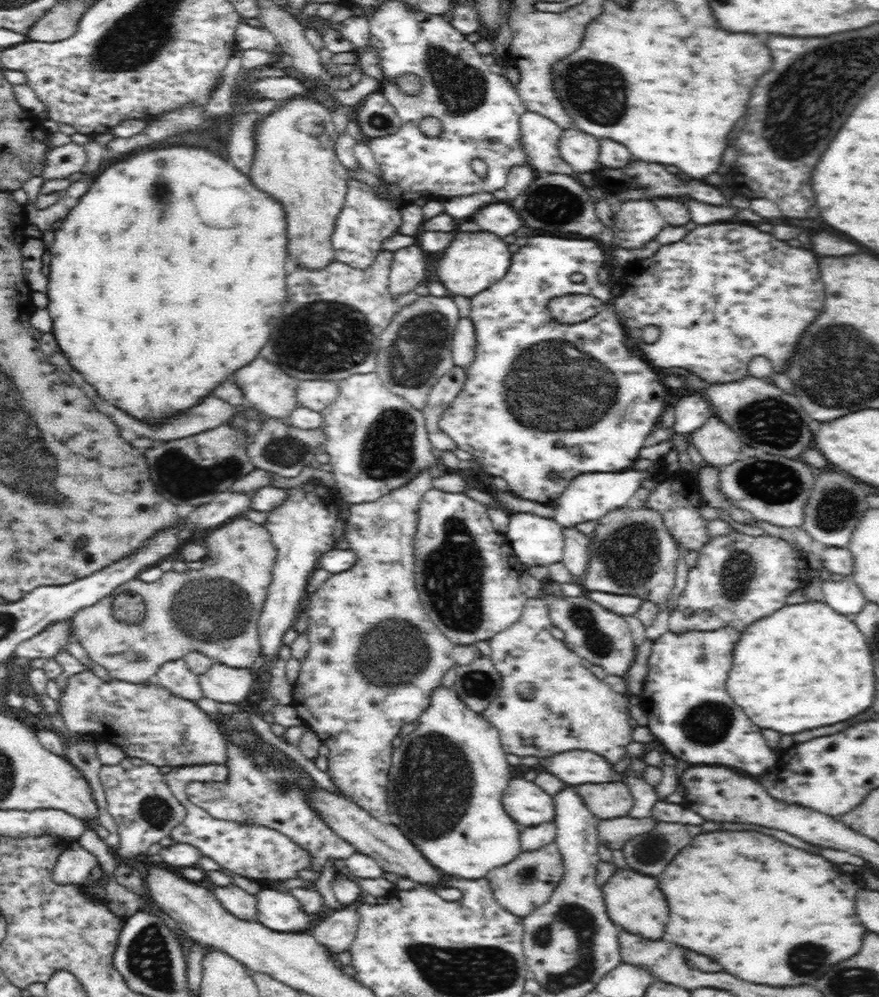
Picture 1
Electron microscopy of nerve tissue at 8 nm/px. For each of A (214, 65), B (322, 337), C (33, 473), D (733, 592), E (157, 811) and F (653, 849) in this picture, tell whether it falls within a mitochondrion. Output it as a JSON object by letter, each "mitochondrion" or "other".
{"A":"other","B":"mitochondrion","C":"mitochondrion","D":"mitochondrion","E":"mitochondrion","F":"mitochondrion"}

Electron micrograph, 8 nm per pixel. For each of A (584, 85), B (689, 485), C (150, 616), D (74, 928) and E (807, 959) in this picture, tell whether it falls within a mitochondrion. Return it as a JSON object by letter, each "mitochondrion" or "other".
{"A":"mitochondrion","B":"other","C":"mitochondrion","D":"other","E":"mitochondrion"}

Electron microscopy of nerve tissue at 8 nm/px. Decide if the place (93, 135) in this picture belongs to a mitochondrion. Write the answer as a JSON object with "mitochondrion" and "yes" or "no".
{"mitochondrion":"no"}

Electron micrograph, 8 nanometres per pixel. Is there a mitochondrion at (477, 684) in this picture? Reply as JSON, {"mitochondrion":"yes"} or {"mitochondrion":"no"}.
{"mitochondrion":"yes"}

